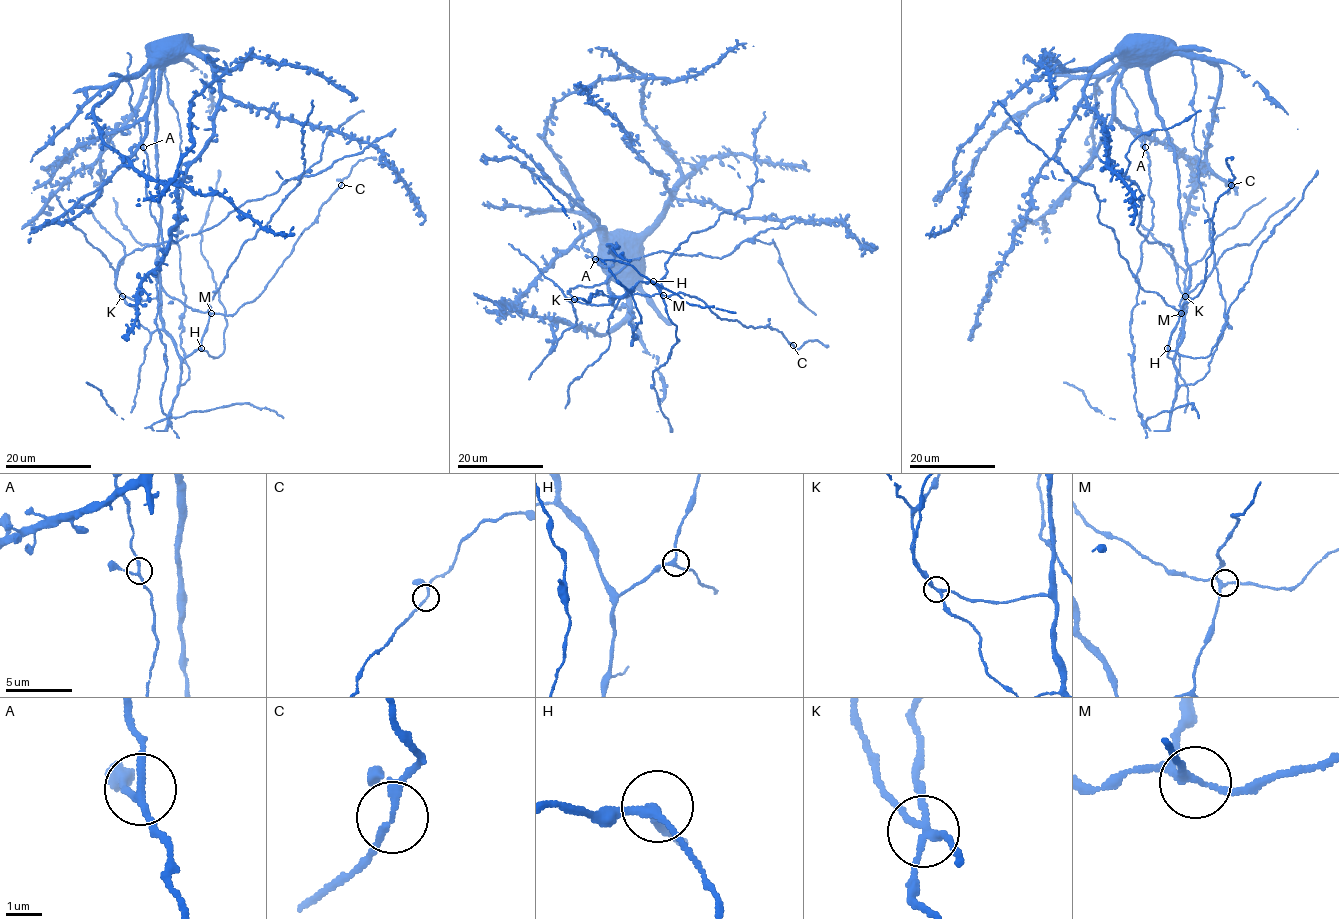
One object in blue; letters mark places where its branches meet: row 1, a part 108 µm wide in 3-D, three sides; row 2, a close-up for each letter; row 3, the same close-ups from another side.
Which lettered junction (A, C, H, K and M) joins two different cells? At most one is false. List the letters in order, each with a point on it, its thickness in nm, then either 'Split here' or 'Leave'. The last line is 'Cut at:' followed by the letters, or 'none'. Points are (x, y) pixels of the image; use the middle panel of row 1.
A: Place: (595, 259). Thickness 190 nm. Leave
C: Place: (793, 345). Thickness 150 nm. Leave
H: Place: (653, 281). Thickness 220 nm. Leave
K: Place: (574, 299). Thickness 190 nm. Leave
M: Place: (663, 295). Thickness 200 nm. Leave
Cut at: none

